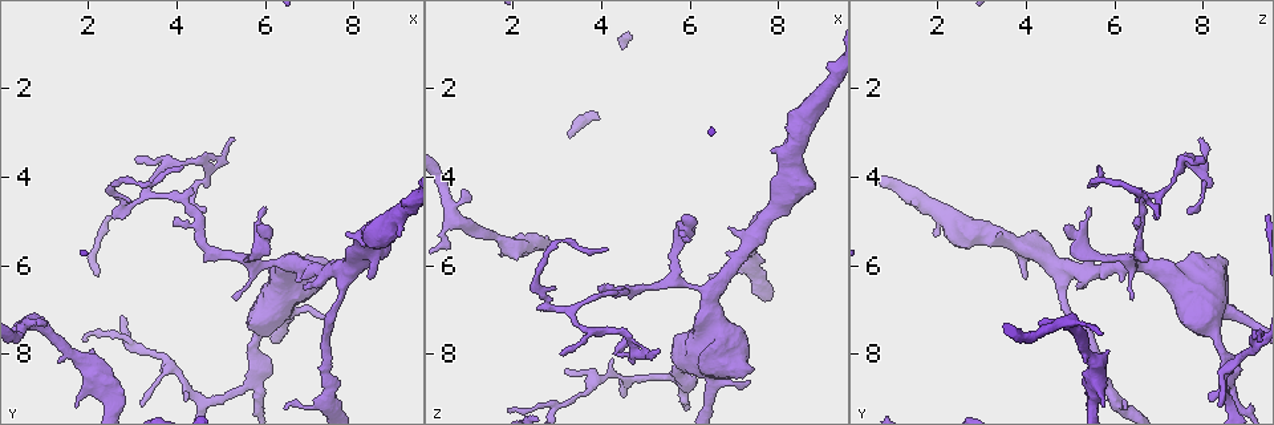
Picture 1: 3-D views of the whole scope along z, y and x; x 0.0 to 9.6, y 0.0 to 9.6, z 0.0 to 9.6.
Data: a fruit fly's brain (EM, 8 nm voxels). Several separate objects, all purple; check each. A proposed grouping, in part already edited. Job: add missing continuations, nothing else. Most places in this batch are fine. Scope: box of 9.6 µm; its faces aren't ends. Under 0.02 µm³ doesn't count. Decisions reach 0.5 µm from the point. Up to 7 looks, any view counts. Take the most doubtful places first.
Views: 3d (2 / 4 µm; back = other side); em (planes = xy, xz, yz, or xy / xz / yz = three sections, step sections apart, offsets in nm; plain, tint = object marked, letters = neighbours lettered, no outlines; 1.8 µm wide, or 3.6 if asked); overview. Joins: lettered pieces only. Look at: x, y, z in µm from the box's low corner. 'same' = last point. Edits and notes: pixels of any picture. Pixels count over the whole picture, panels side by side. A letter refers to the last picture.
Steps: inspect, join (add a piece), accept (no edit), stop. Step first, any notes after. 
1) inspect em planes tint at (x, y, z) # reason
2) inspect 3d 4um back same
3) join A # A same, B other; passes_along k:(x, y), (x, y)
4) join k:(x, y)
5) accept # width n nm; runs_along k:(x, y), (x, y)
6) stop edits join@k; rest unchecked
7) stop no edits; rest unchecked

inspect 3d 2um back at (0.85, 7.40, 4.35) # an open end

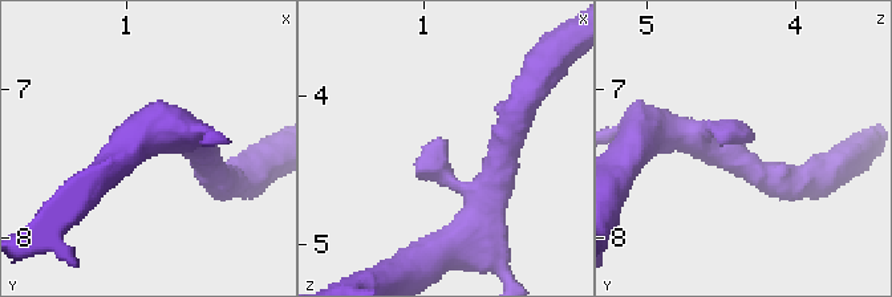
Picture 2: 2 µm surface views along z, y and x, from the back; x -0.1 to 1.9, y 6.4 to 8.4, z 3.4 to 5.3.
inspect em xy step 16 letters at (0.90, 7.38, 4.30) # arm_widths 240, 280 nm

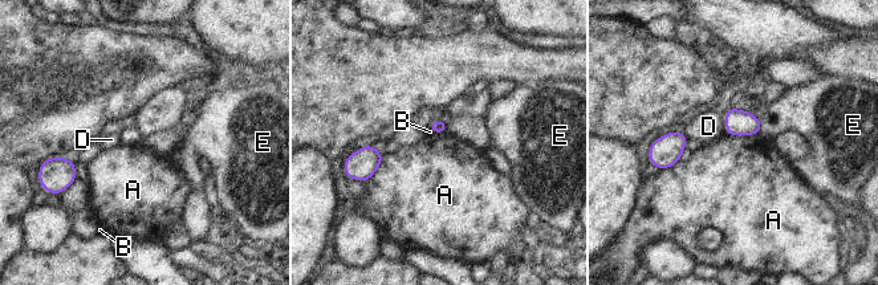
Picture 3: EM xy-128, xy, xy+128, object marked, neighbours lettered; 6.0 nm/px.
inspect em planes letters same

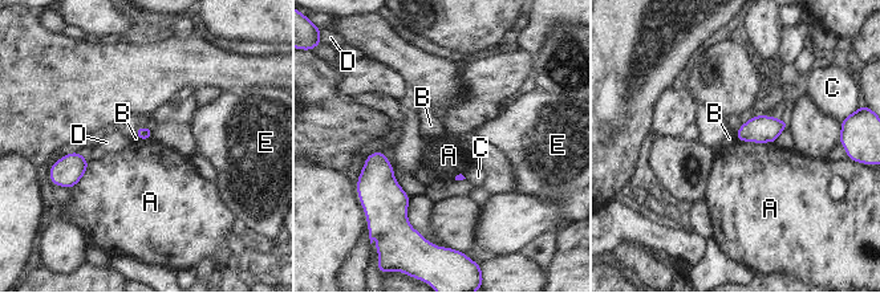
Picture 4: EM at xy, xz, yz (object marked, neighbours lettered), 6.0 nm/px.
accept # A other, B other, C other, D other, E other; border 4:(737, 139), (774, 143); none of them fits

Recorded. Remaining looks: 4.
inspect 3d 2um at (7.35, 7.15, 8.60) # free end

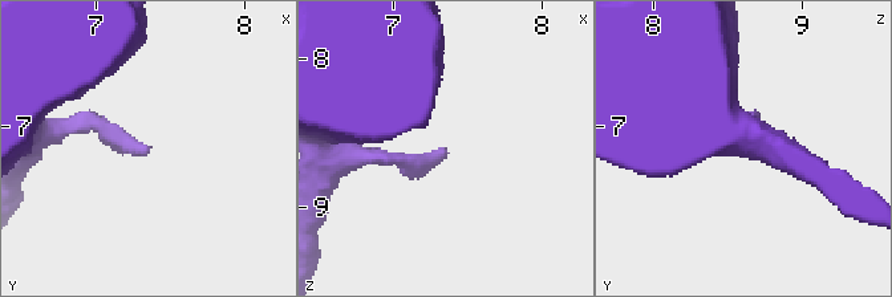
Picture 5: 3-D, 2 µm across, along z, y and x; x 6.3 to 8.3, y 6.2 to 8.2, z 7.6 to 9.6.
inspect em planes letters at (7.36, 7.20, 8.62)

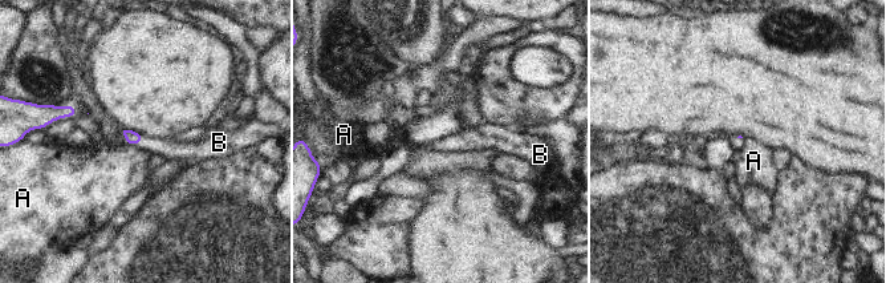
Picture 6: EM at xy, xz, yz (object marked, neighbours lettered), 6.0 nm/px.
join B # A other, B same; passes_along 6:(131, 137), (142, 140), (173, 149); the cell continues

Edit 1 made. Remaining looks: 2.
inspect em 3.6um planes letters at (3.00, 3.60, 8.00) # branch stops here

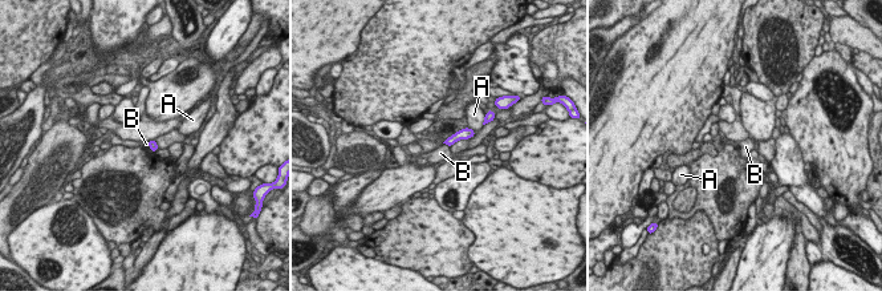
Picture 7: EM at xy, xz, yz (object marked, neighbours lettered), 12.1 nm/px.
accept # A other, B other; border 7:(443, 142), (450, 146); no lettered piece goes on from it

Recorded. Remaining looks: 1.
stop edits join@6; rest unchecked

